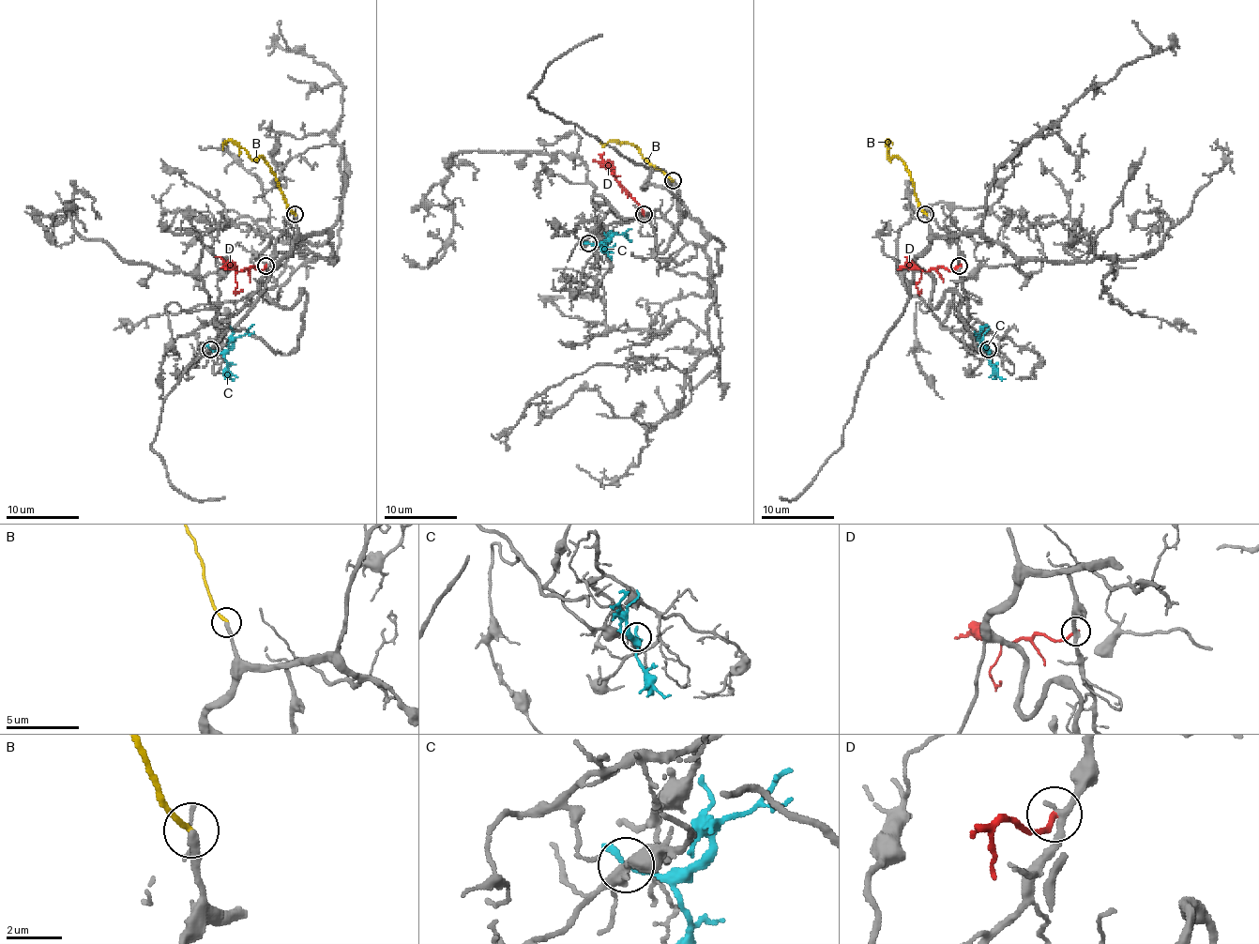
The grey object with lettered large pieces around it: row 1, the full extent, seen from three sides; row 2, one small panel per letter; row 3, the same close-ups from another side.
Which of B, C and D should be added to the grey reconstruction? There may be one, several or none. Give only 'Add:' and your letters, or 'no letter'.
Add: no letter

